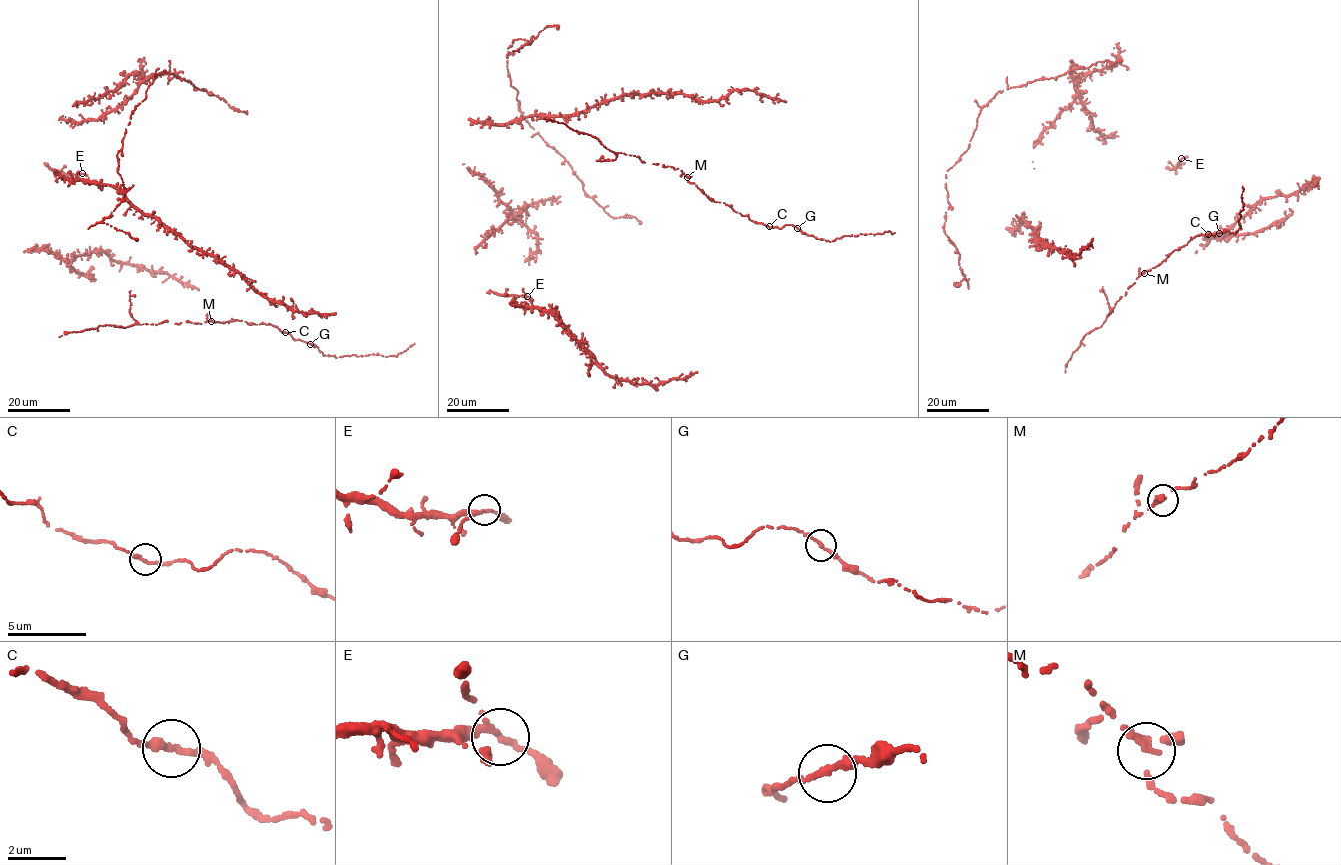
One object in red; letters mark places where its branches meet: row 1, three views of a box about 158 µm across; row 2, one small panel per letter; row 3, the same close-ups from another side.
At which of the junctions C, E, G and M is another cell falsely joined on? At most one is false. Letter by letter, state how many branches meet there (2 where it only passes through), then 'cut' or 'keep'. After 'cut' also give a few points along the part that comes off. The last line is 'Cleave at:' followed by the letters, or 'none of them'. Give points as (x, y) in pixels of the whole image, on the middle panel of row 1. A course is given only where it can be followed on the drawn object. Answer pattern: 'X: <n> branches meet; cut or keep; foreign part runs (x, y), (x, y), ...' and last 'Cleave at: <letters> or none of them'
C: 2 branches meet; keep
E: 2 branches meet; keep
G: 2 branches meet; keep
M: 2 branches meet; keep
Cleave at: none of them

